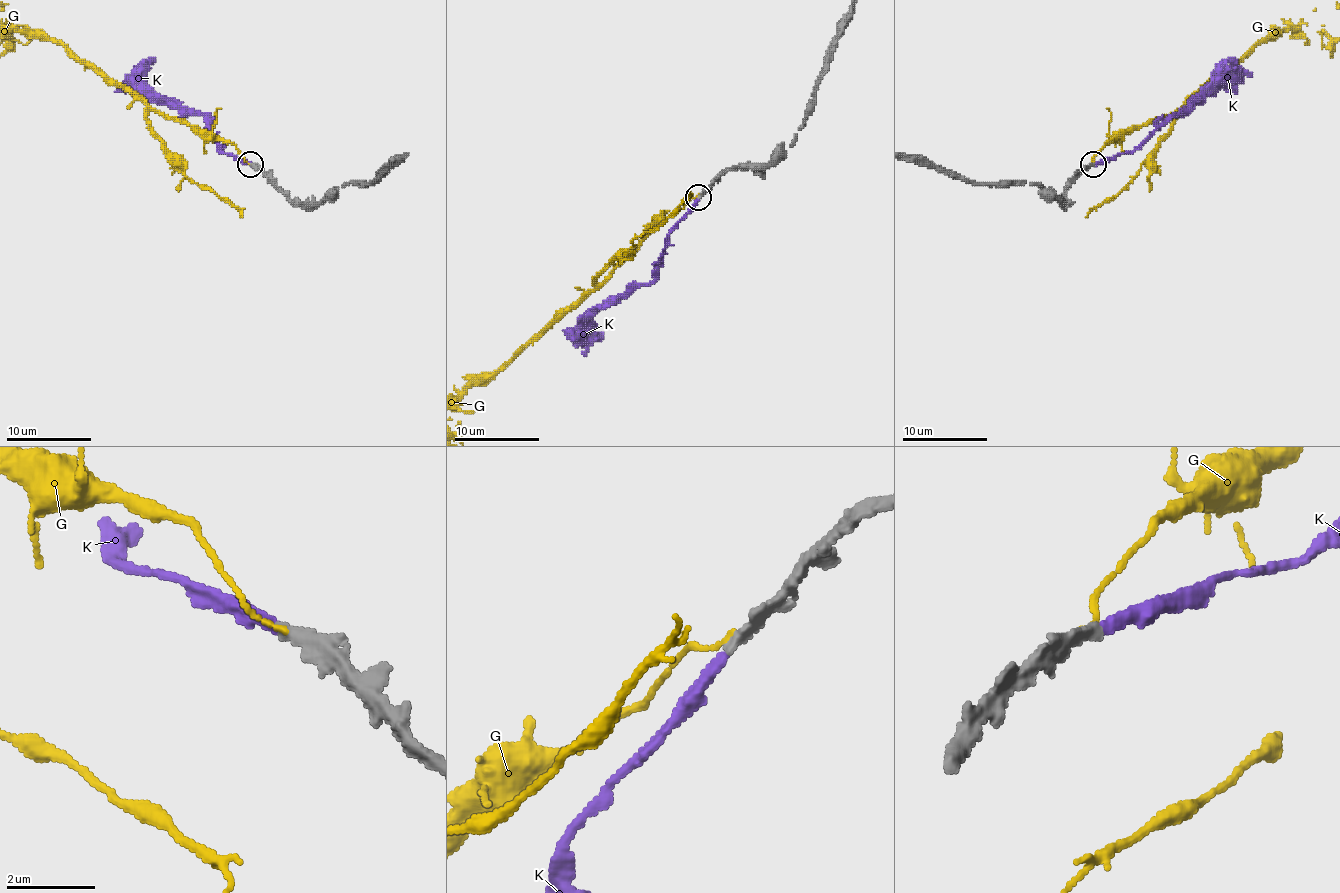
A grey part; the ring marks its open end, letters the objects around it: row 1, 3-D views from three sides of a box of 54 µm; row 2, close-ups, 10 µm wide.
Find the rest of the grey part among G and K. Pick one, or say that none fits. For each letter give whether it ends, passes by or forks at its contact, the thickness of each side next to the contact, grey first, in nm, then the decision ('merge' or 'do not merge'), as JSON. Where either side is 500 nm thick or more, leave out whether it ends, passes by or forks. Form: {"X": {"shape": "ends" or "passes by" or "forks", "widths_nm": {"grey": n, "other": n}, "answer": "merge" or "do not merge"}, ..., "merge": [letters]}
{"G": {"shape": "ends", "widths_nm": {"grey": 320, "other": 80}, "answer": "do not merge"}, "K": {"shape": "ends", "widths_nm": {"grey": 280, "other": 260}, "answer": "merge"}, "merge": ["K"]}

